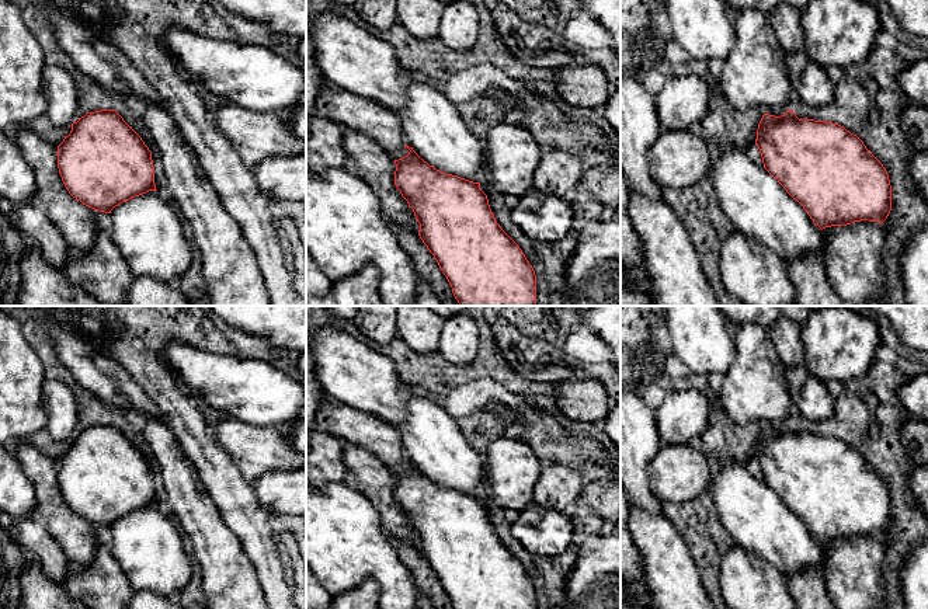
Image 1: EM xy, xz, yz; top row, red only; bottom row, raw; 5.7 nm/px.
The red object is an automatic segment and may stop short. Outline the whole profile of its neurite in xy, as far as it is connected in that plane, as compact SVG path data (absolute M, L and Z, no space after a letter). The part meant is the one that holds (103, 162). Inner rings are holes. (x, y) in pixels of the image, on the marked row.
M115 109L87 112L72 123L72 130L58 146L58 168L69 194L83 205L111 216L111 240L122 254L133 275L147 275L164 283L181 279L192 264L194 246L184 236L181 216L156 189L152 152L142 138Z

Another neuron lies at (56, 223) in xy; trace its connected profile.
M20 126L15 139L25 161L32 167L38 192L37 199L27 205L14 205L0 199L0 210L10 219L14 227L39 251L42 258L63 271L72 250L87 251L95 237L97 220L94 210L73 198L66 189L58 168L58 149L44 140L28 126Z

